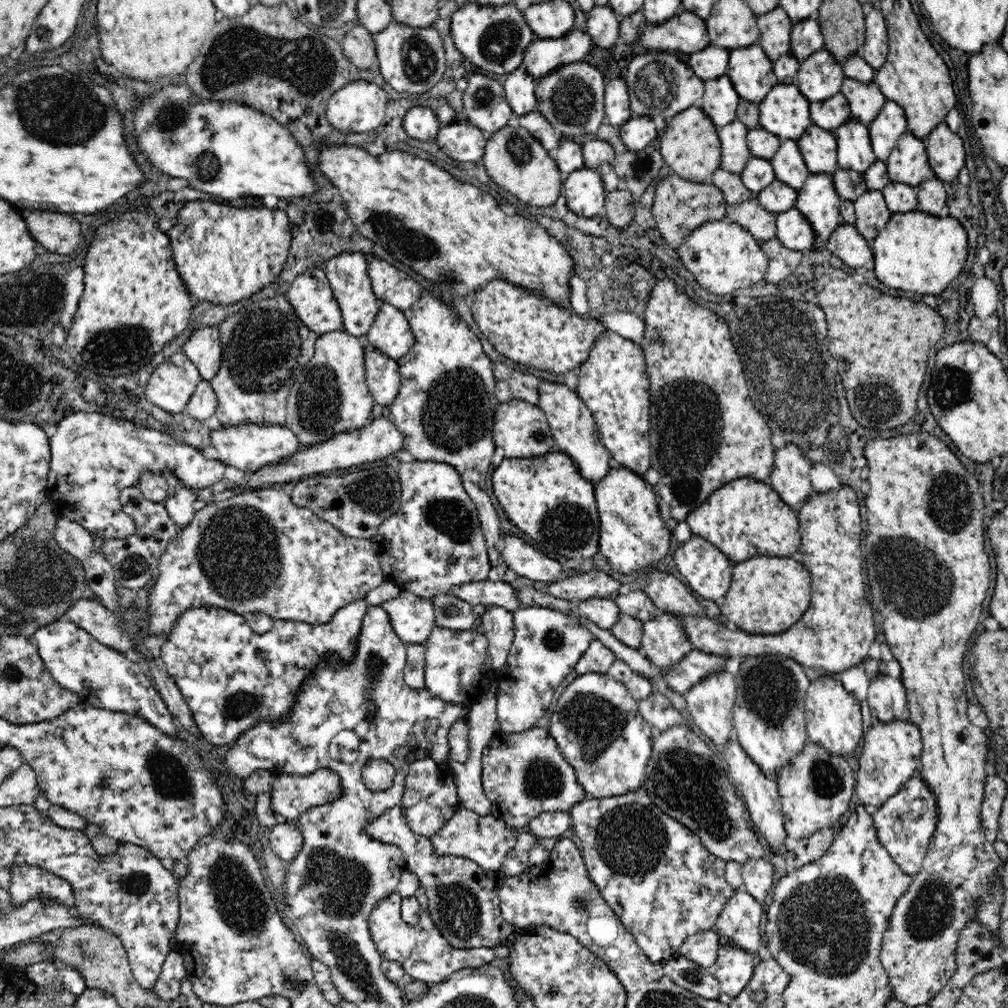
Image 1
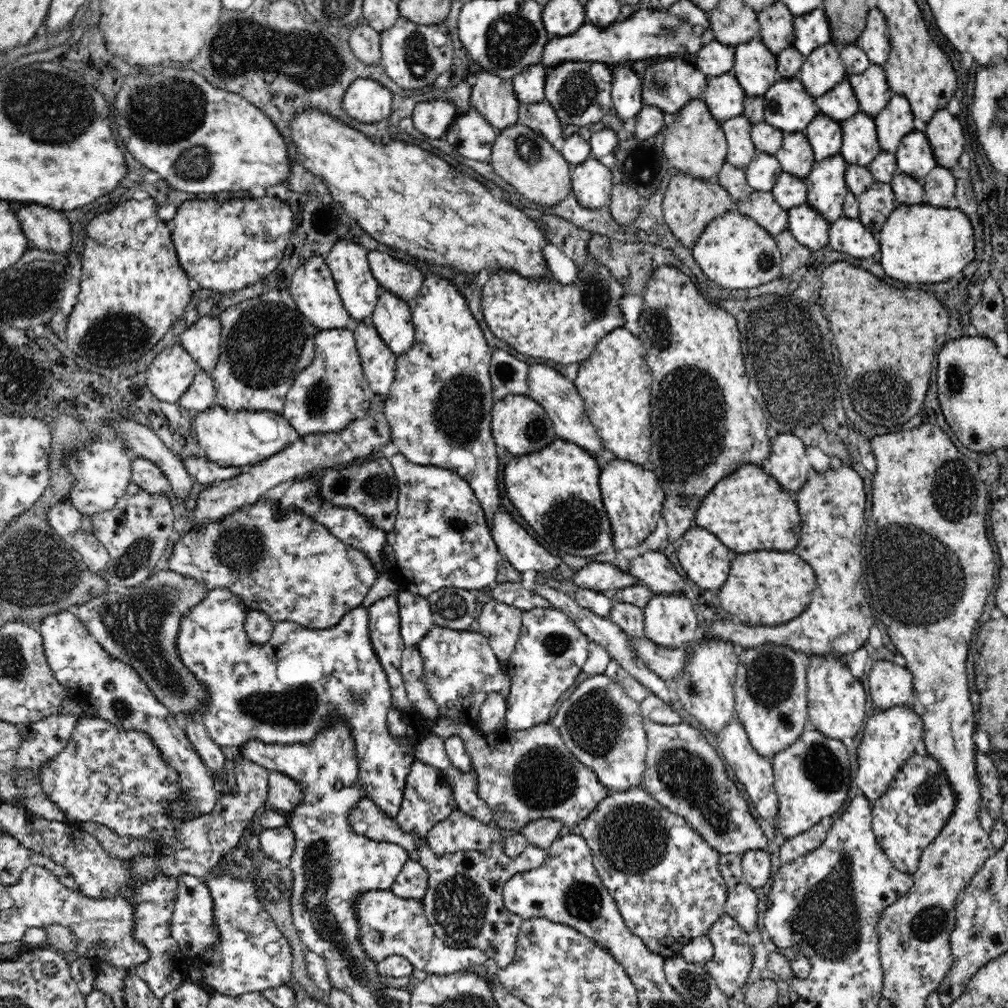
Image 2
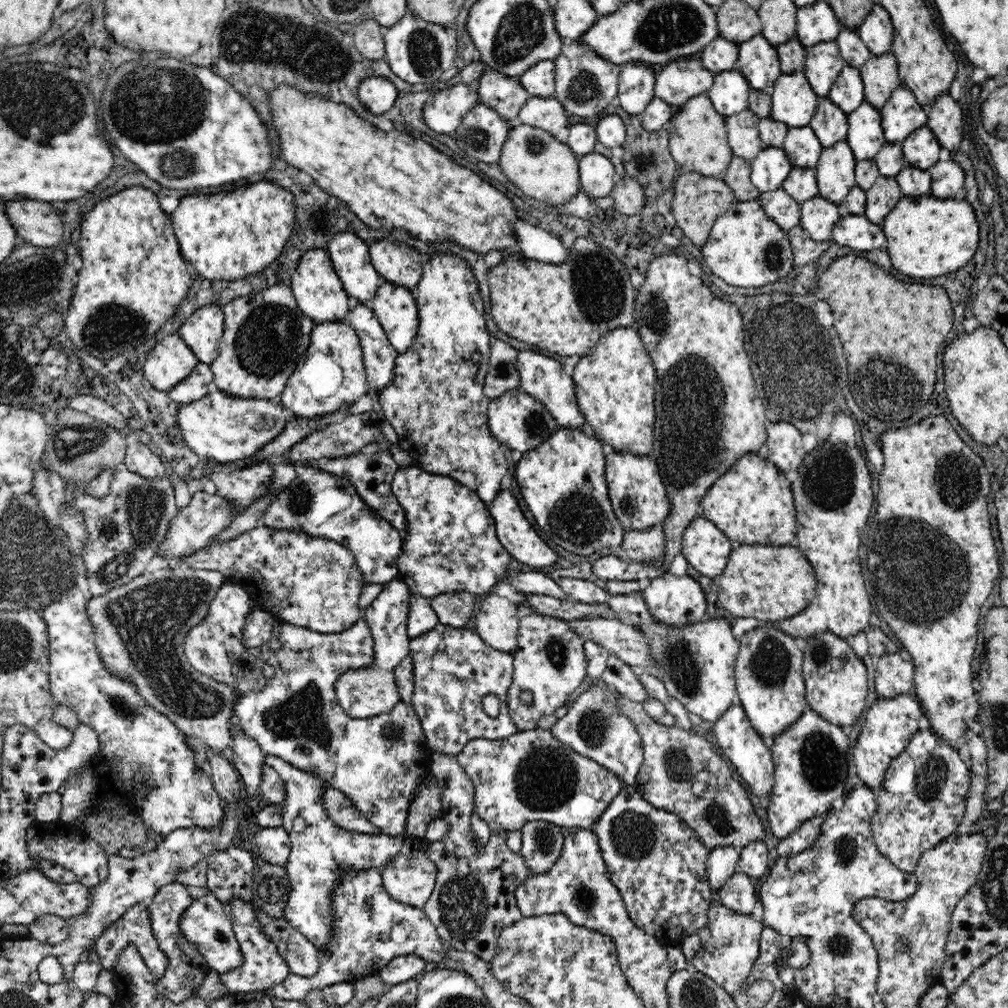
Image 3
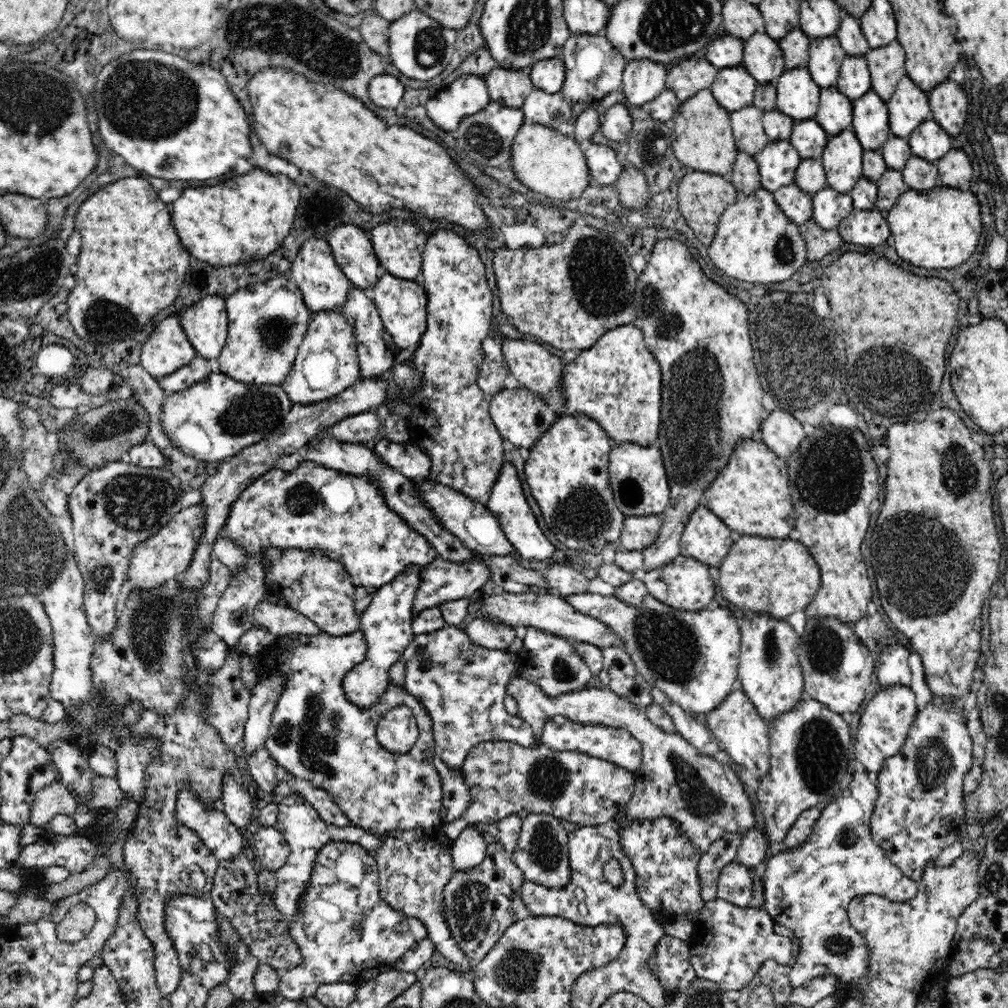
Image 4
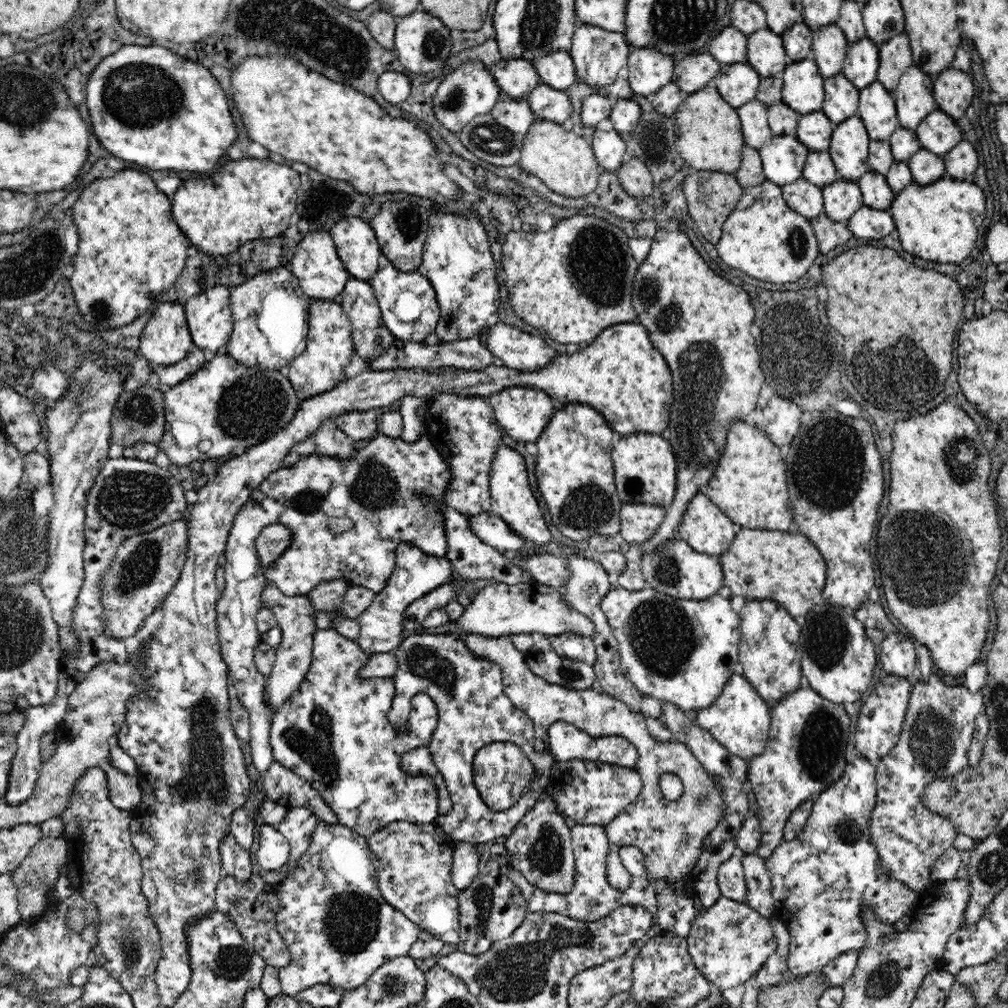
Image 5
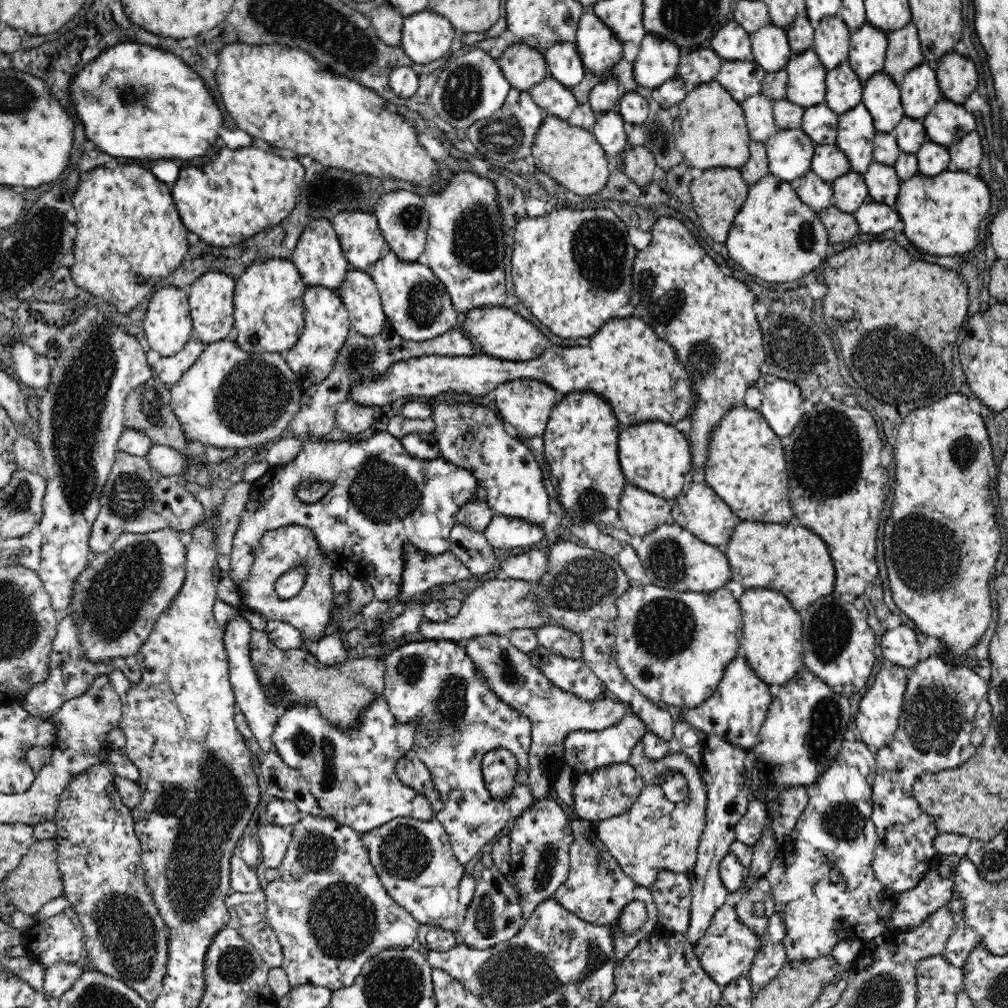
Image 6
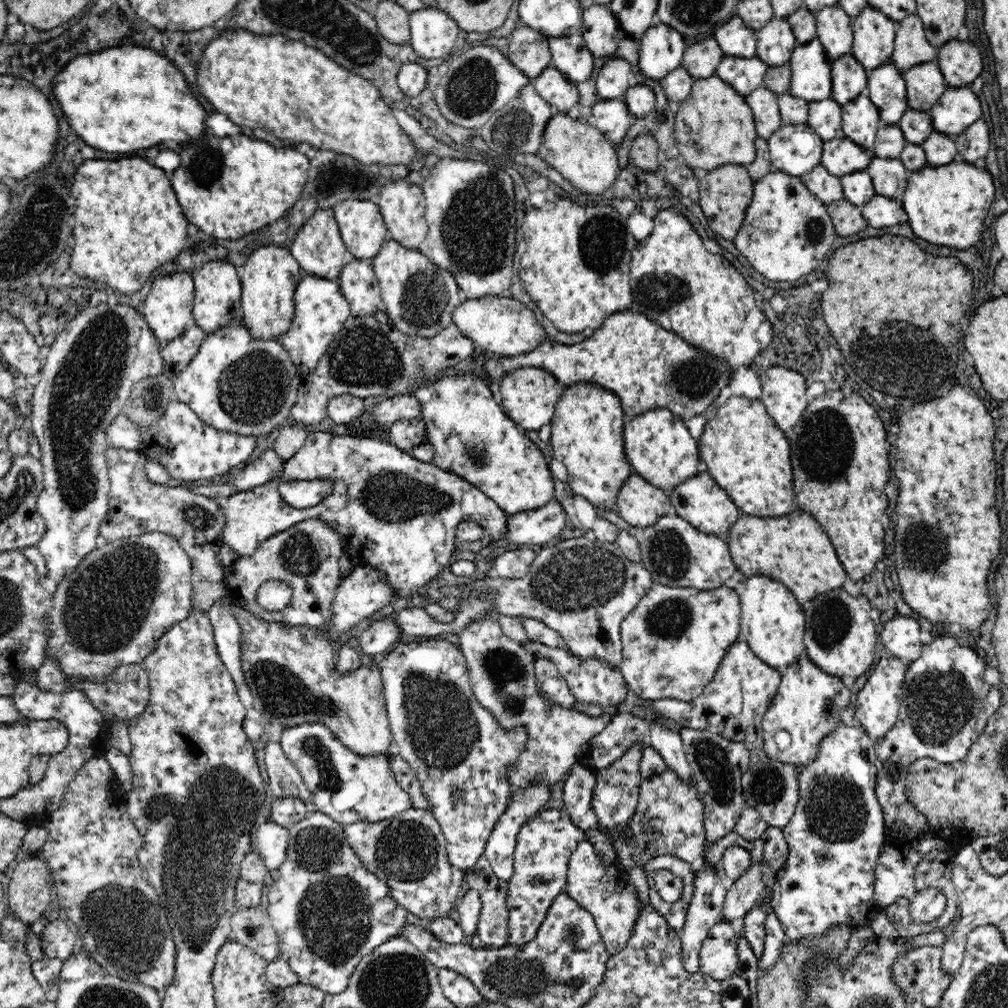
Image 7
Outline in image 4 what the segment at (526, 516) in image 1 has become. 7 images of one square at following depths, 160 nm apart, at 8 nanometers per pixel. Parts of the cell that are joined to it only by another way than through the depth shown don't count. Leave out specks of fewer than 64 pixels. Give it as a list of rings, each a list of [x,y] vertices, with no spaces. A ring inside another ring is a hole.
[[[558,415],[548,432],[529,449],[528,460],[524,462],[526,484],[540,507],[544,522],[550,532],[569,549],[595,550],[597,544],[613,543],[621,537],[625,516],[616,506],[609,485],[610,441],[602,426],[586,415]]]

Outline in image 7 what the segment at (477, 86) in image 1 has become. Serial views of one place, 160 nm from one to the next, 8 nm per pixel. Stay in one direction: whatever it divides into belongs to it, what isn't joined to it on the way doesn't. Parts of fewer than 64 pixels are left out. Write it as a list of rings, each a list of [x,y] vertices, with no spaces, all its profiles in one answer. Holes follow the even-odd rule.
[[[524,24],[516,27],[508,37],[506,57],[528,79],[536,78],[546,67],[550,66],[549,37]]]

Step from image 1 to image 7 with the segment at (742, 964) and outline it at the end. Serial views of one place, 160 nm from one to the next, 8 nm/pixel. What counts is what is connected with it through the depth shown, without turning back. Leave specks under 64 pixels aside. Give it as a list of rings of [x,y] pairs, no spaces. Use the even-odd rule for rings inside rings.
[[[722,920],[709,930],[699,952],[699,970],[723,981],[738,968],[737,940],[740,938],[738,923]]]

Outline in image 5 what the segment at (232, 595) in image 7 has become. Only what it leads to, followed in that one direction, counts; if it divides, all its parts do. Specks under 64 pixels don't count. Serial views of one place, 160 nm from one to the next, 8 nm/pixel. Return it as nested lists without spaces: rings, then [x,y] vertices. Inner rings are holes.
[[[273,524],[263,528],[255,542],[262,566],[268,568],[276,558],[286,550],[292,542],[292,531],[281,524]],[[274,584],[268,585],[262,591],[261,602],[262,607],[273,612],[281,630],[280,644],[274,648],[276,662],[270,674],[266,676],[266,682],[264,682],[264,699],[268,701],[268,707],[272,709],[272,716],[274,716],[278,709],[292,696],[294,690],[302,684],[302,680],[310,668],[313,638],[316,631],[316,625],[314,625],[315,612],[306,595],[288,597]]]

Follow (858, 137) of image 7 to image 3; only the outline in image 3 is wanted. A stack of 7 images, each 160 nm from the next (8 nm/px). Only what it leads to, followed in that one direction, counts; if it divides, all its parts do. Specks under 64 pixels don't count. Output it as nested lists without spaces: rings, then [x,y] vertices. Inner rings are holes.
[[[846,141],[824,149],[814,168],[818,195],[838,206],[844,204],[846,195],[856,185],[856,162],[856,157]]]

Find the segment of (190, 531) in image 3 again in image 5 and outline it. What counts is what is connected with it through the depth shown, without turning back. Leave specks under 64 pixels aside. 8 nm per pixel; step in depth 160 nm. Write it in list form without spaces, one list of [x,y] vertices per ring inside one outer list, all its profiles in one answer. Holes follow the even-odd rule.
[[[186,518],[159,526],[156,530],[127,538],[115,554],[114,562],[101,582],[106,634],[124,640],[134,636],[146,616],[154,612],[178,583],[188,550]]]

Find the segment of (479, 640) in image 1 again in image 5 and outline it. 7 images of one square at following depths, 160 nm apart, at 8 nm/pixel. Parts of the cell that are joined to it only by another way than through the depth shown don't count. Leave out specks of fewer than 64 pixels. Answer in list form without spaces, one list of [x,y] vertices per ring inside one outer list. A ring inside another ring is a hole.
[[[417,631],[412,635],[407,635],[402,644],[394,652],[397,658],[398,668],[393,676],[395,695],[391,702],[390,710],[386,714],[388,723],[392,729],[401,735],[409,729],[409,714],[411,713],[412,696],[416,694],[427,694],[437,708],[437,727],[432,735],[429,751],[440,771],[444,776],[444,781],[450,791],[453,808],[448,816],[441,815],[436,822],[443,828],[446,835],[451,838],[452,842],[468,842],[472,845],[485,844],[489,845],[495,839],[514,834],[514,827],[524,818],[524,816],[537,804],[539,798],[544,794],[547,788],[546,776],[551,774],[552,762],[555,761],[554,755],[548,750],[536,752],[535,745],[535,728],[530,717],[520,709],[516,708],[512,701],[506,696],[503,689],[502,669],[497,662],[488,660],[483,656],[478,656],[471,652],[466,646],[462,637],[457,637],[452,633],[430,634]],[[492,742],[511,742],[519,746],[523,753],[529,758],[534,769],[540,773],[540,778],[532,784],[532,790],[528,790],[522,799],[516,802],[509,810],[504,812],[491,812],[489,807],[482,801],[478,790],[475,788],[473,779],[472,760],[474,754]]]

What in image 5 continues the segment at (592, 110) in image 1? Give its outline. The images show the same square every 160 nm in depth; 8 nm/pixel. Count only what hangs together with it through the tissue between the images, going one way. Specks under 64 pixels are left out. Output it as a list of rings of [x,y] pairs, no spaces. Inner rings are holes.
[[[580,24],[575,30],[568,51],[576,67],[576,82],[596,89],[612,84],[617,79],[618,72],[627,66],[630,46],[626,43],[622,32],[612,32],[600,27]]]

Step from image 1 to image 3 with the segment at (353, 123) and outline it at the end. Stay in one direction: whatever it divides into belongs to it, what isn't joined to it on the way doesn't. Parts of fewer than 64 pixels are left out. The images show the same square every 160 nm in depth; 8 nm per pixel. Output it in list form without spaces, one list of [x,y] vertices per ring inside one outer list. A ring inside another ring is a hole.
[[[384,77],[364,78],[356,86],[357,102],[362,109],[366,108],[376,116],[390,112],[398,94],[394,83]]]

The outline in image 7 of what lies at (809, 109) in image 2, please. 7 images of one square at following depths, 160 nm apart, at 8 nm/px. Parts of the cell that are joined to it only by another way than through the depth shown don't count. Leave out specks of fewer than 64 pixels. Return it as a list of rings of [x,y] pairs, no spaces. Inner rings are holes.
[[[816,38],[810,43],[795,47],[789,60],[791,81],[788,92],[796,98],[803,98],[808,103],[830,98],[832,92],[831,63],[827,60],[822,43]]]

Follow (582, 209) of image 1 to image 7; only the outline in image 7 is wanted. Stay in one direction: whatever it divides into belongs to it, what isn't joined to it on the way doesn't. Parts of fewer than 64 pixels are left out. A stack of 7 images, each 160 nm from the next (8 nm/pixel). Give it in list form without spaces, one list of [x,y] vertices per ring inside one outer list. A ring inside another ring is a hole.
[[[624,98],[598,99],[594,103],[592,114],[596,118],[596,128],[614,144],[620,146],[629,132],[631,114]]]

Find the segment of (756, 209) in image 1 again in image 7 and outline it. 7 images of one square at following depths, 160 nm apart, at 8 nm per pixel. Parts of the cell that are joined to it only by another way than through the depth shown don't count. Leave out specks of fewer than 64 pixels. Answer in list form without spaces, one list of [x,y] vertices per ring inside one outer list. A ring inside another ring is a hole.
[[[821,164],[799,177],[806,185],[806,189],[825,205],[843,199],[840,177],[830,175],[826,167]]]

